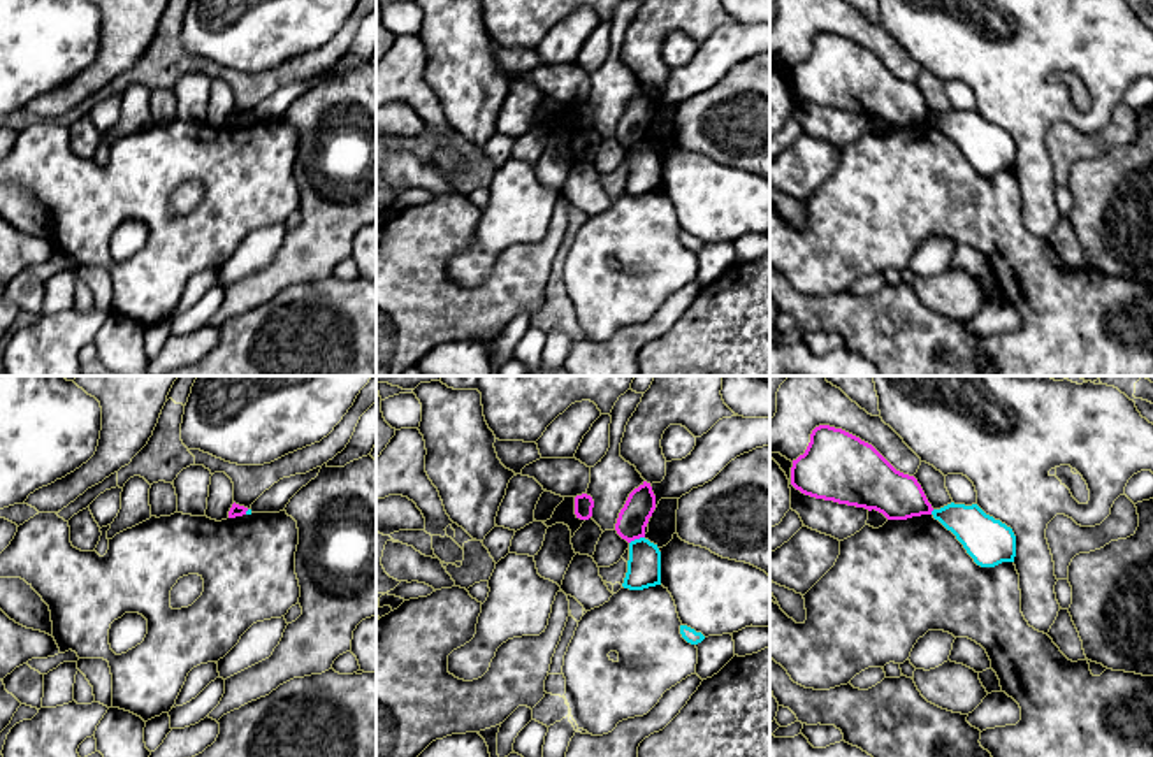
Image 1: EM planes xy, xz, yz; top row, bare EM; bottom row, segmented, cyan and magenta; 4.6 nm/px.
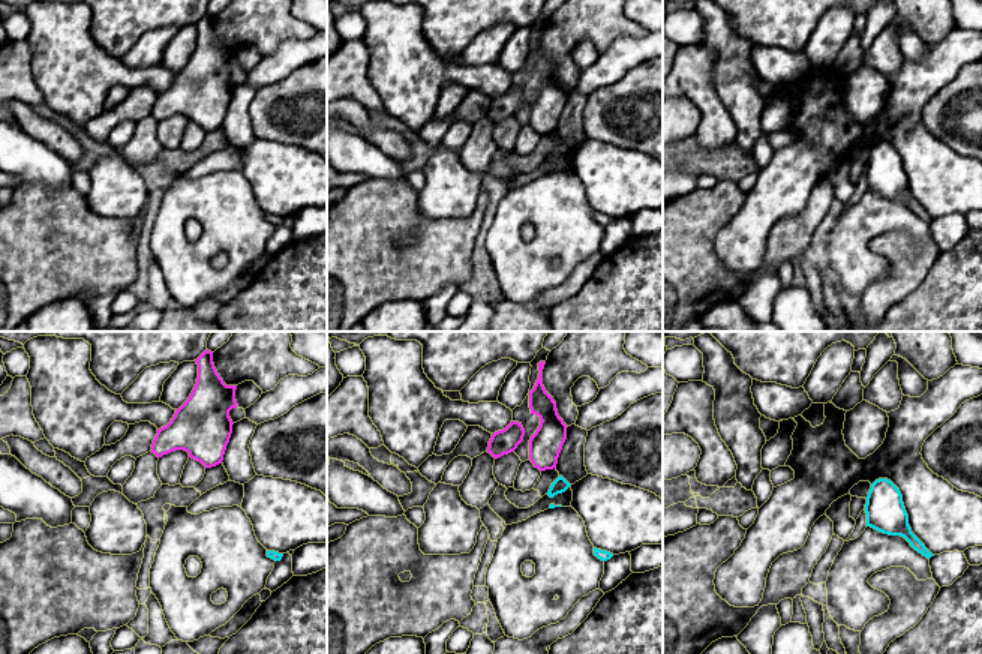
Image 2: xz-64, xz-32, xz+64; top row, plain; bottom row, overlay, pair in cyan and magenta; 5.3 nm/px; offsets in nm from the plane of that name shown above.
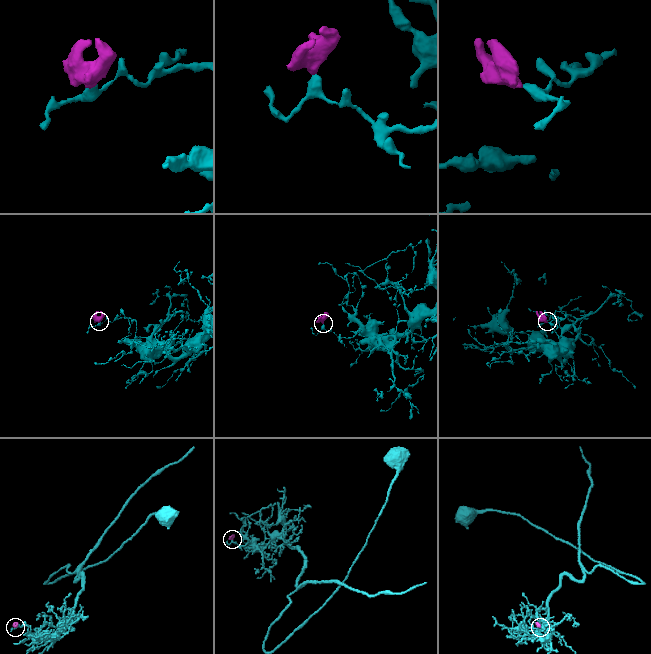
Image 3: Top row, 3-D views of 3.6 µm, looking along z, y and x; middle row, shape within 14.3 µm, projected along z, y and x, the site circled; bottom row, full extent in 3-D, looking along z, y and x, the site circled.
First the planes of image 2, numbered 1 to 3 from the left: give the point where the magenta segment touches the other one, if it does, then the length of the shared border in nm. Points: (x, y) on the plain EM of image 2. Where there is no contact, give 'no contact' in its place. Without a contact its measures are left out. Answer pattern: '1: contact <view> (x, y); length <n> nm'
1: no contact
2: no contact
3: no contact

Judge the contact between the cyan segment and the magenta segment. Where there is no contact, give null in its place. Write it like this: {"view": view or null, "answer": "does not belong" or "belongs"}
{"view": "xz", "answer": "does not belong"}

